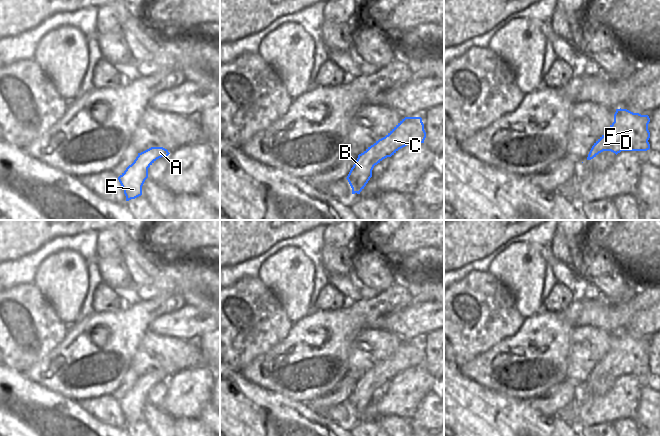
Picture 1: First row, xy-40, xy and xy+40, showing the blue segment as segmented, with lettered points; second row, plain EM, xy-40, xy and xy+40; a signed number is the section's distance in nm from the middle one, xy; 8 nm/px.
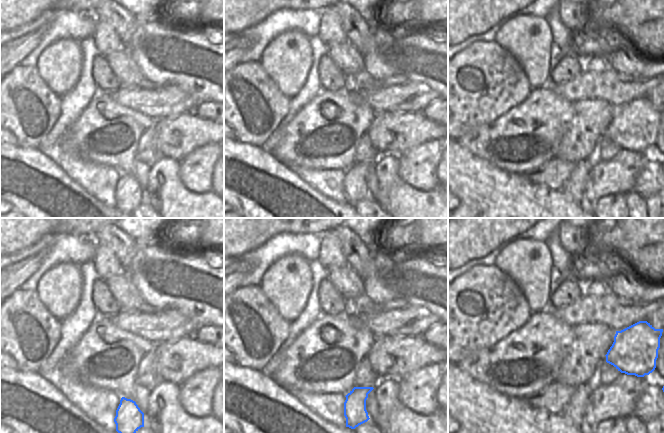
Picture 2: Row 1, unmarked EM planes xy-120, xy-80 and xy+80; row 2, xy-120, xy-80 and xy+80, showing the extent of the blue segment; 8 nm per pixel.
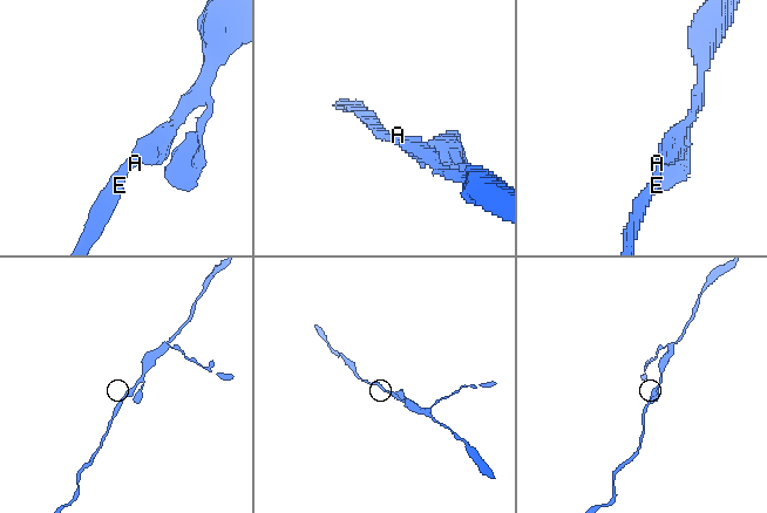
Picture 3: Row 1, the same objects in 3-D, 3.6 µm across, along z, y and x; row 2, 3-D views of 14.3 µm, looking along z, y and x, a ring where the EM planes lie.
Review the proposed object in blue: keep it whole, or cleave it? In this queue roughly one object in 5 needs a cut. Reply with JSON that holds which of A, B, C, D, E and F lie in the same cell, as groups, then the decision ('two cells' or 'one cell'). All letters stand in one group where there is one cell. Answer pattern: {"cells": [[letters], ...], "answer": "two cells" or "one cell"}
{"cells": [["A", "B", "C", "D", "E", "F"]], "answer": "one cell"}

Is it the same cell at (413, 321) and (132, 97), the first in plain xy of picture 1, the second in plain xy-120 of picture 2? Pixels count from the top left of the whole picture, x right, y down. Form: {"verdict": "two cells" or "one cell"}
{"verdict": "one cell"}

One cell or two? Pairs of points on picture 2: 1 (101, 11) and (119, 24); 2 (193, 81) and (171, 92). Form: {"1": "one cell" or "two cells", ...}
{"1": "one cell", "2": "two cells"}

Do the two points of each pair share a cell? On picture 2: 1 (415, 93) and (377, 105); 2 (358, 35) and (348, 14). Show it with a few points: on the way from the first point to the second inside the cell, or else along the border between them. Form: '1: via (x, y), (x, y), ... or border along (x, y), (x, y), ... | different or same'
1: via (406, 98), (386, 100) | same
2: via (359, 29), (354, 18) | same

